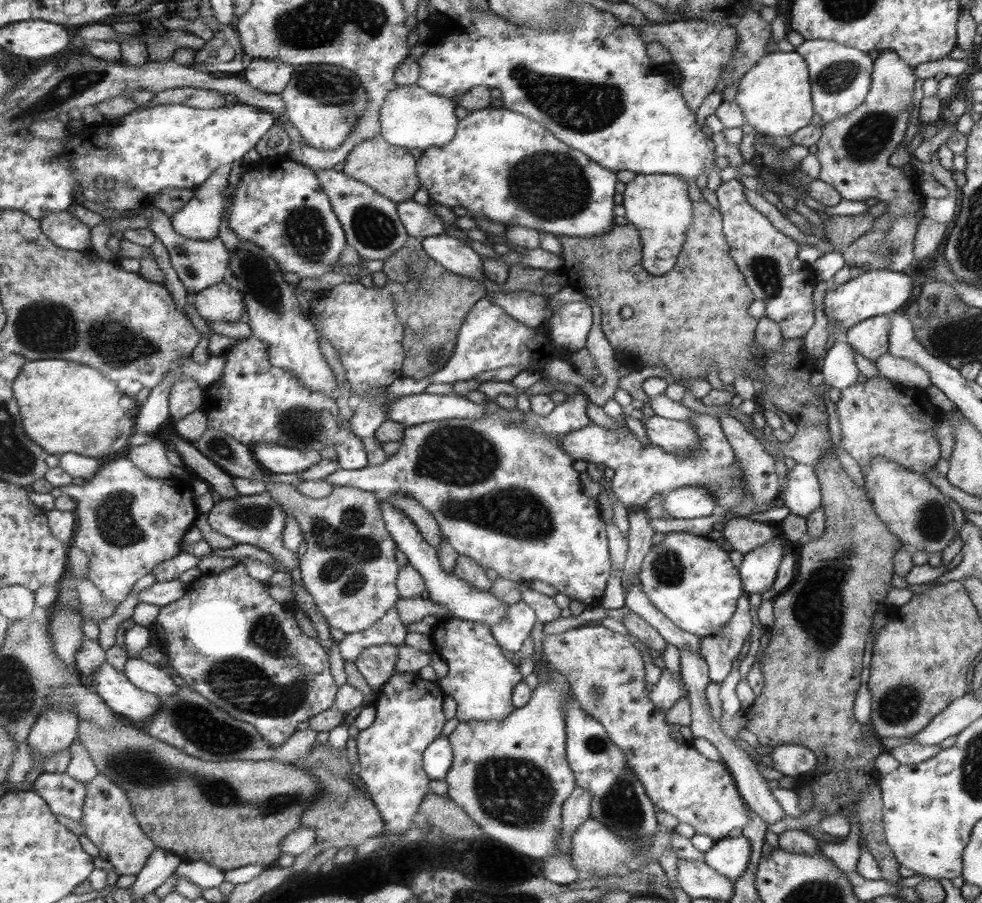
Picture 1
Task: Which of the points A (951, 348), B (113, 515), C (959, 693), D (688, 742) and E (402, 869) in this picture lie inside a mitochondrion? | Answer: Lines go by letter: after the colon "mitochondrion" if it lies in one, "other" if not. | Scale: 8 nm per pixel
A: mitochondrion
B: mitochondrion
C: other
D: other
E: other

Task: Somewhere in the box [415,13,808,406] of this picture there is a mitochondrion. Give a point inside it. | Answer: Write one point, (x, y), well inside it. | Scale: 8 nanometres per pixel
(577, 105)

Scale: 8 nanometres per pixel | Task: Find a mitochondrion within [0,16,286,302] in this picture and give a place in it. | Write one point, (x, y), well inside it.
(87, 76)

